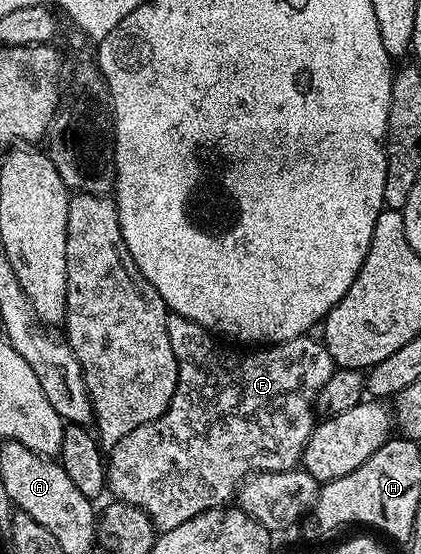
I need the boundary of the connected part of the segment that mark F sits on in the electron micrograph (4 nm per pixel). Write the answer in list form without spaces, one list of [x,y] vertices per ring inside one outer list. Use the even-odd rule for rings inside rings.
[[[167,315],[166,325],[168,326],[168,338],[172,342],[172,354],[176,354],[176,362],[178,363],[176,394],[165,414],[144,426],[136,426],[136,430],[132,430],[132,434],[124,434],[124,438],[120,438],[120,442],[116,442],[116,446],[109,449],[108,459],[106,460],[106,483],[109,495],[114,495],[111,497],[115,501],[131,504],[140,510],[144,510],[150,515],[150,521],[154,523],[154,527],[159,533],[180,526],[180,522],[188,522],[188,518],[196,518],[196,514],[200,514],[204,510],[229,505],[235,499],[239,484],[246,477],[253,476],[255,472],[295,471],[302,463],[304,446],[308,442],[316,423],[318,391],[320,386],[324,386],[324,382],[328,382],[328,378],[332,378],[336,367],[325,343],[321,339],[313,340],[313,335],[310,334],[285,340],[282,344],[258,346],[253,350],[237,352],[236,349],[229,348],[229,346],[234,346],[223,342],[215,333],[183,316]]]

